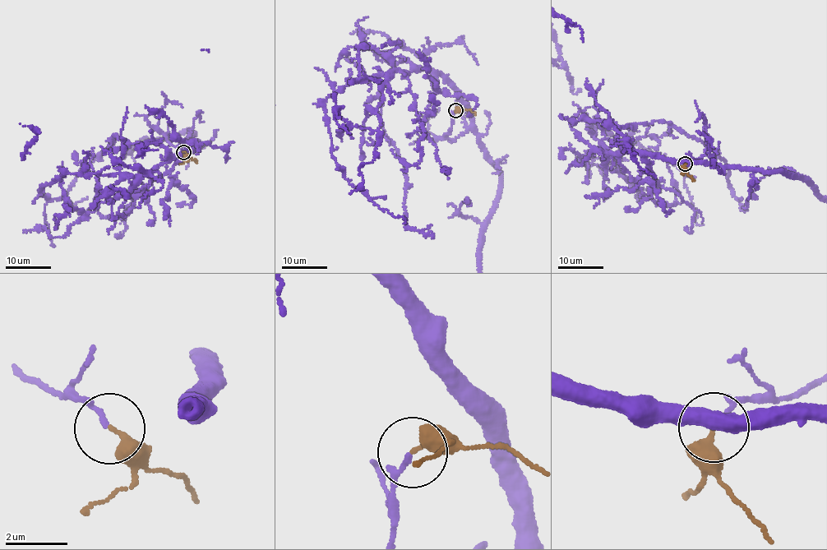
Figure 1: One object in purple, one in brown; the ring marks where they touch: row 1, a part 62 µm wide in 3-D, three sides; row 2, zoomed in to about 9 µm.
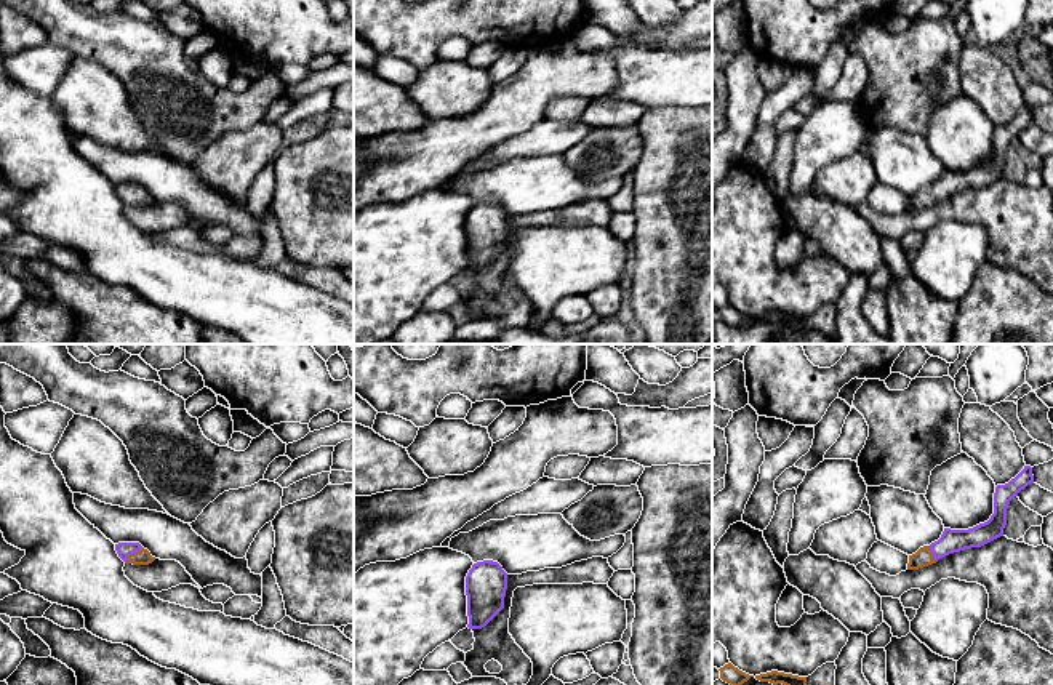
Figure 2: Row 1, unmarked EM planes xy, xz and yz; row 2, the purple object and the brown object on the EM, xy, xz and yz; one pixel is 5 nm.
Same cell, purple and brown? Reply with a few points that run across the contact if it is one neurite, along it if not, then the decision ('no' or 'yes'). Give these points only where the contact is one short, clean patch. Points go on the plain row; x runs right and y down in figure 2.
line xy (124, 191), (132, 194), (143, 199); yes

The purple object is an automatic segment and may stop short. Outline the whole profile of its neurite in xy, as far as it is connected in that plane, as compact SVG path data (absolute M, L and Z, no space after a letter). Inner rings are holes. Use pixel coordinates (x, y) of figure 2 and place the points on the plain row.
M118 184L115 192L125 205L149 206L155 202L139 184Z

